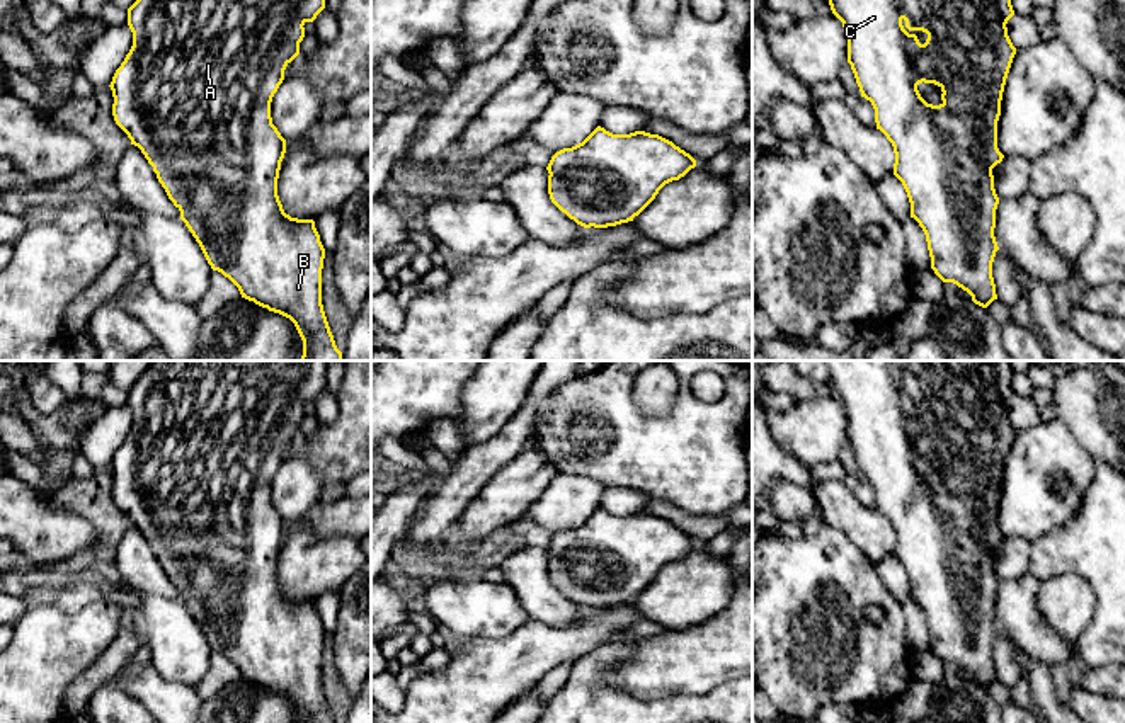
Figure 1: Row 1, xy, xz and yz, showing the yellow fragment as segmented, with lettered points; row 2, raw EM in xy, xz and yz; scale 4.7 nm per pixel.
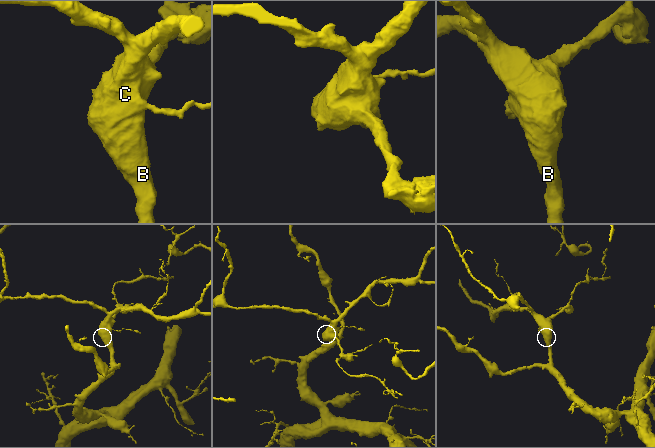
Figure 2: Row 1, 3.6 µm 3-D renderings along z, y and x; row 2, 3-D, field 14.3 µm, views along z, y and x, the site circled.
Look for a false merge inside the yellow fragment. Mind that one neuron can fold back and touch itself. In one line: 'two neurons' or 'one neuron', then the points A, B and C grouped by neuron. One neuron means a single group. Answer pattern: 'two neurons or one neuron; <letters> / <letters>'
one neuron; A B C

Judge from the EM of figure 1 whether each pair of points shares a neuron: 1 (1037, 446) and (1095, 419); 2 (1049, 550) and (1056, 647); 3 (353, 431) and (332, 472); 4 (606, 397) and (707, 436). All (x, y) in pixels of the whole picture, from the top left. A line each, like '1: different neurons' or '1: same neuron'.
1: different neurons
2: different neurons
3: different neurons
4: same neuron

